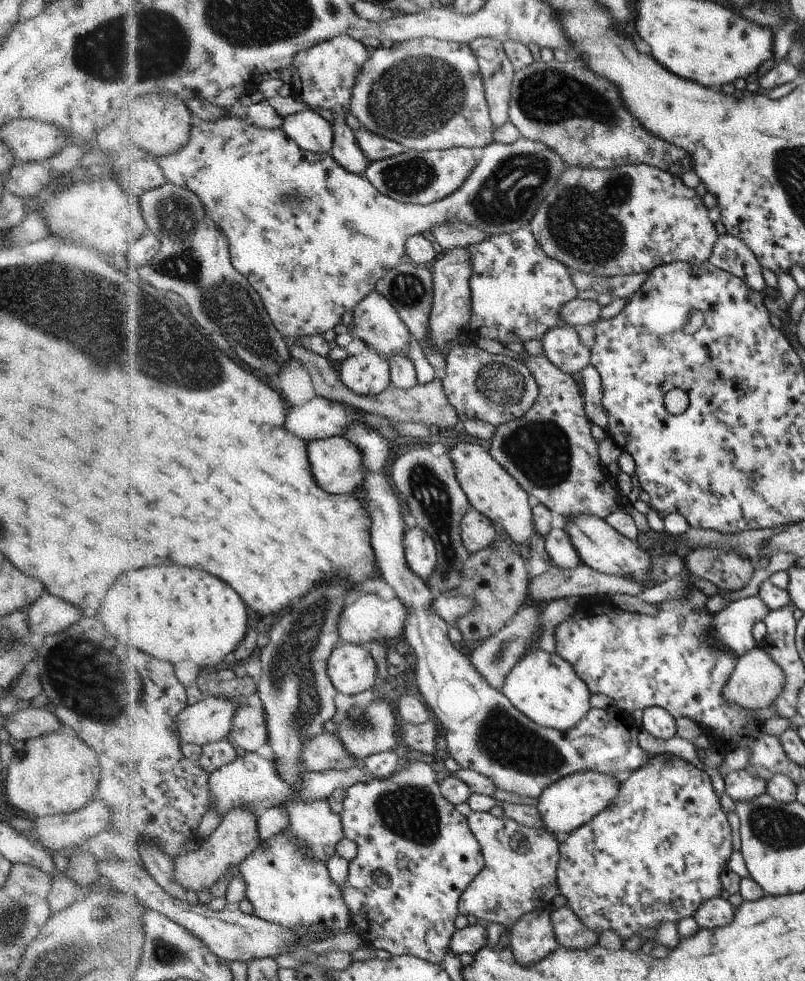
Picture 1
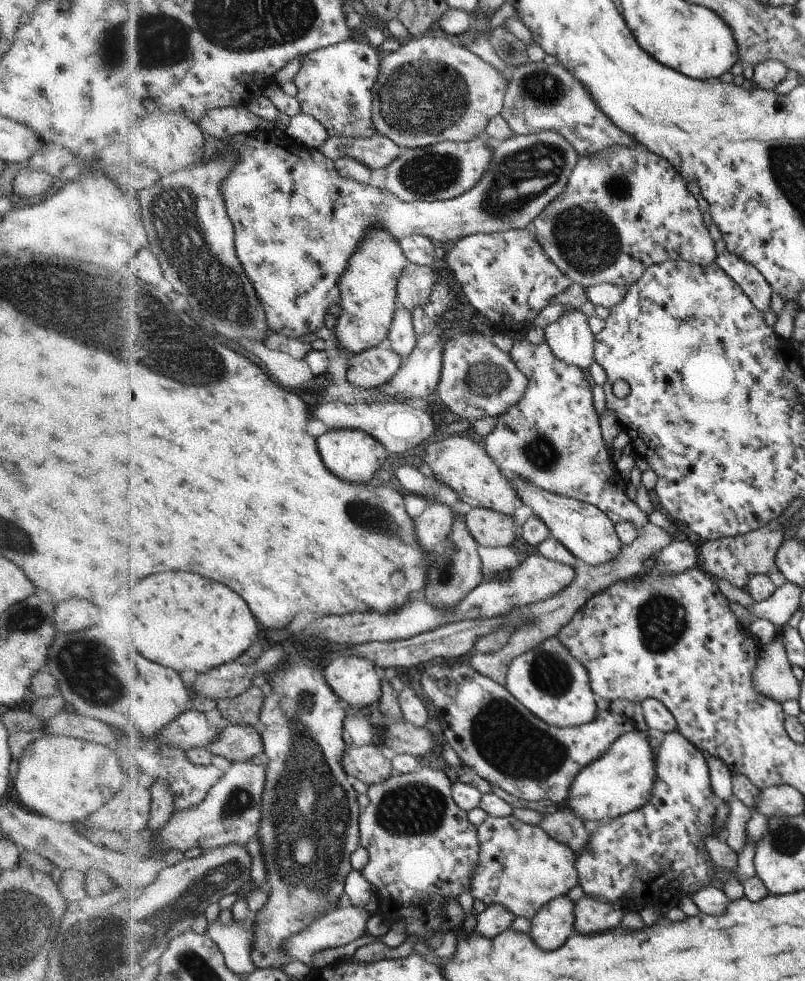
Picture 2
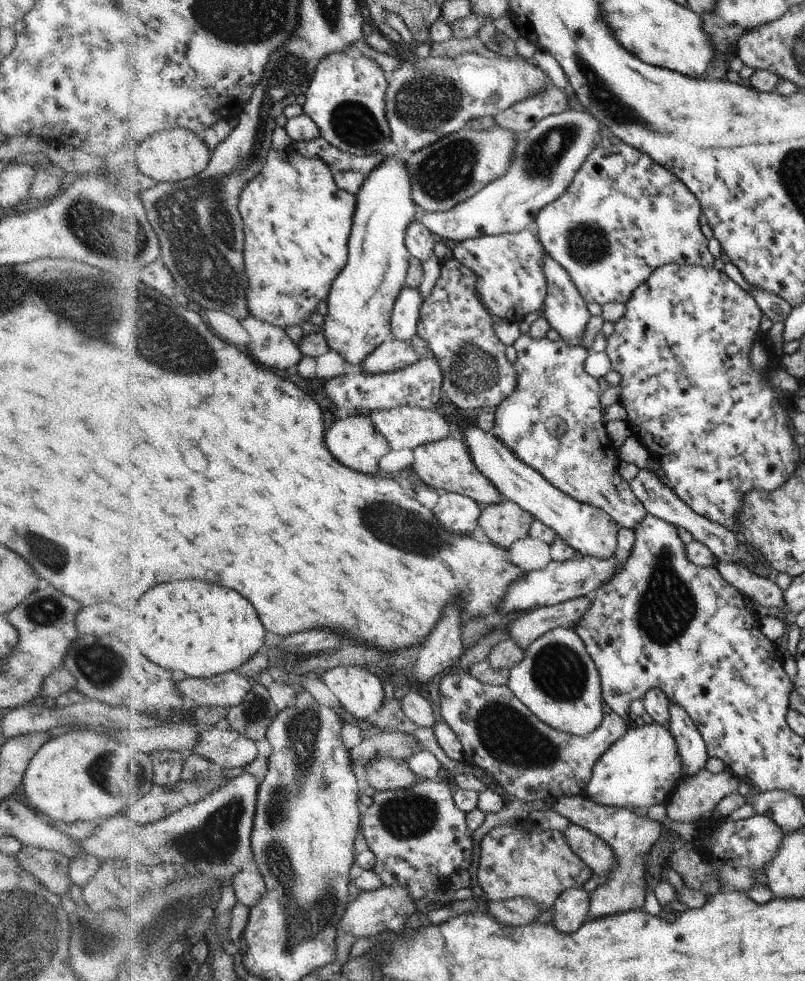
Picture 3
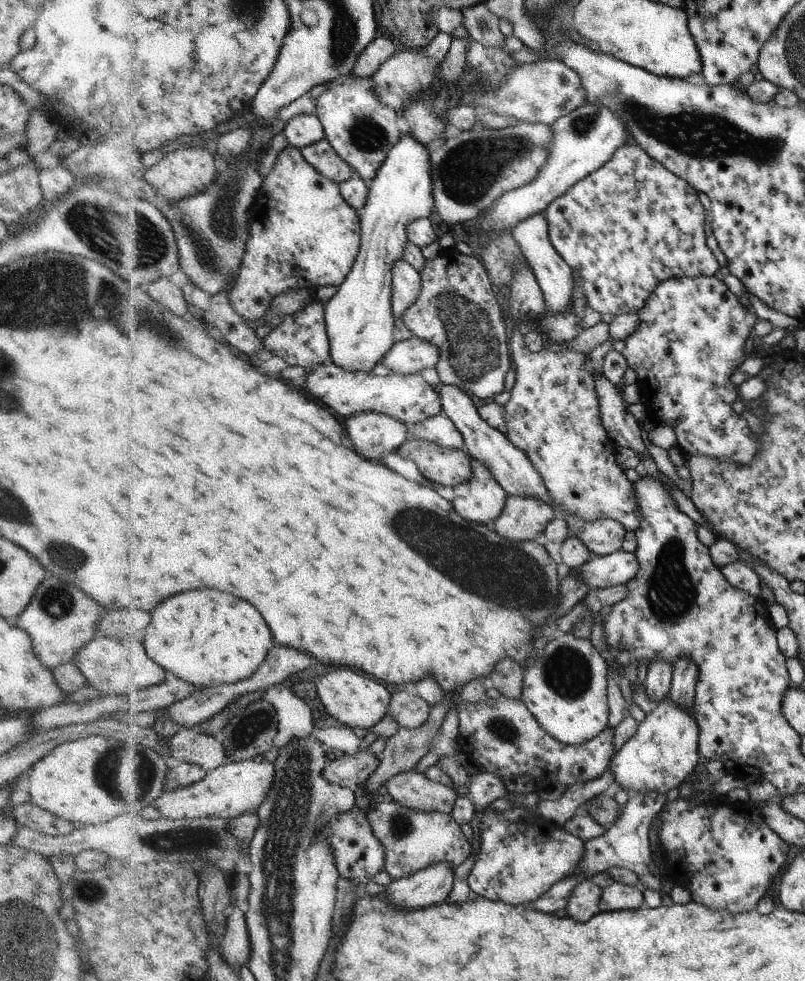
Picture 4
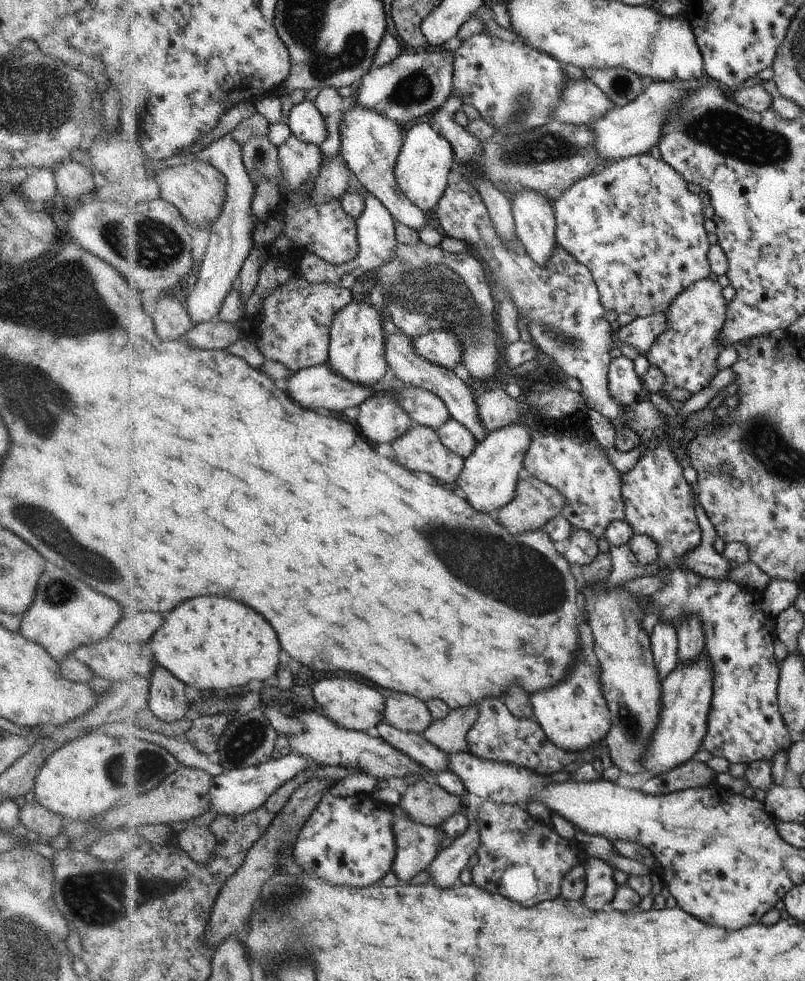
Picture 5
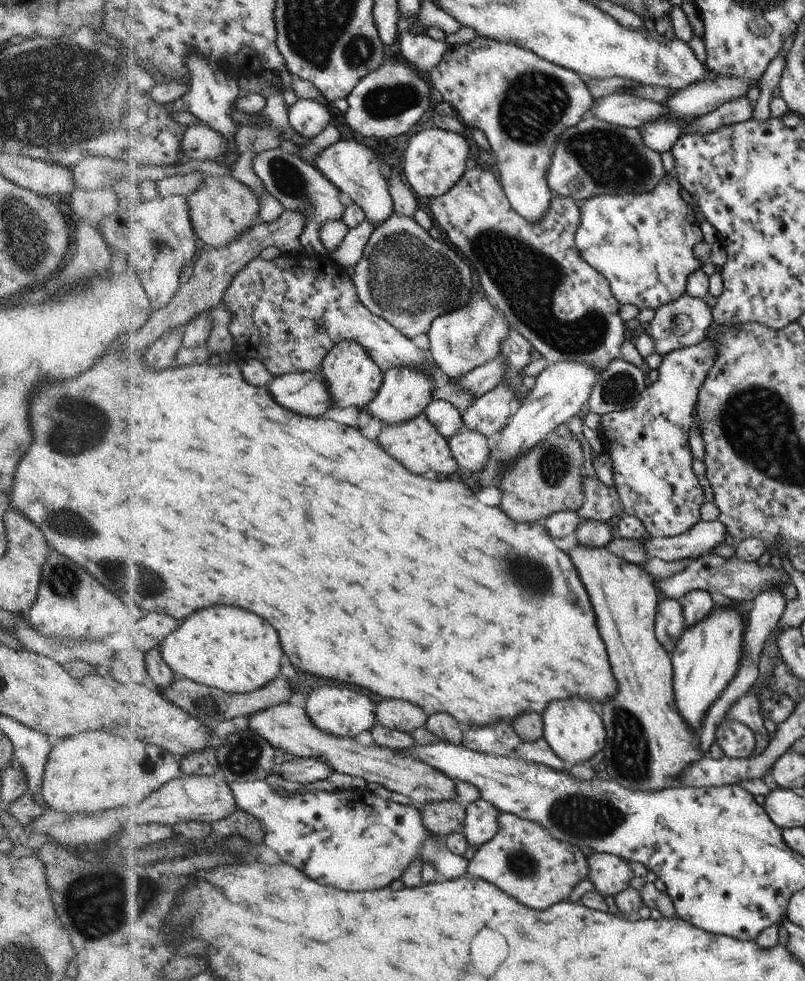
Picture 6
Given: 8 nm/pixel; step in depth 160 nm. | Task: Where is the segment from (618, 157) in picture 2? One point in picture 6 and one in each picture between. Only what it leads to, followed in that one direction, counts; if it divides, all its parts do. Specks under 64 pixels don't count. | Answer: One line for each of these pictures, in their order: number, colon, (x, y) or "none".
3: (625, 216)
4: (624, 229)
5: (636, 226)
6: (642, 244)

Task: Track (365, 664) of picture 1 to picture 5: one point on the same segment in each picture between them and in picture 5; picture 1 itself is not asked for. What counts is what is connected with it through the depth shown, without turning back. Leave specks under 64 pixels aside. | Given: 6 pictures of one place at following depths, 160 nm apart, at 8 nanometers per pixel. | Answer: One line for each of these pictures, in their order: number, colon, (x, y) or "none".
2: (353, 677)
3: (358, 690)
4: (355, 699)
5: (353, 704)

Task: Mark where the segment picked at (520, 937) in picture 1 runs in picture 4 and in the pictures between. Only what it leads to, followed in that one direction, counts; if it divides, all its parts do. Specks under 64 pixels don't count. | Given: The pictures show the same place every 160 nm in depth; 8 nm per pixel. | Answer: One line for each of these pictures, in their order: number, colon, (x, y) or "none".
2: (554, 922)
3: (570, 909)
4: (584, 901)

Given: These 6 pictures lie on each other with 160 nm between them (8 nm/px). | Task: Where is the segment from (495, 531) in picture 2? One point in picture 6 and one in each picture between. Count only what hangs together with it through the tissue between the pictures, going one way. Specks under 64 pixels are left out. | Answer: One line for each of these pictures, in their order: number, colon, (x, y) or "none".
3: (505, 523)
4: (524, 519)
5: (535, 503)
6: (549, 479)

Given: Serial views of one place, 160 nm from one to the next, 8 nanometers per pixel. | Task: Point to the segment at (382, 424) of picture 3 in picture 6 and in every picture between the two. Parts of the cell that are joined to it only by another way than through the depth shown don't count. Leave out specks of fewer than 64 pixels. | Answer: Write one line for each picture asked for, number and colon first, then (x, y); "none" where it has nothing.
4: (440, 430)
5: (459, 439)
6: (470, 450)

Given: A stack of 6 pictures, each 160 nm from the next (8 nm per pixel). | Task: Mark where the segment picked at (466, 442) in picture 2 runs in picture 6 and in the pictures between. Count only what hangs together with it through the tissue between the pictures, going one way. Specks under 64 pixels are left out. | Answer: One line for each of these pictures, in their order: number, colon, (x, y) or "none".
3: (448, 464)
4: (451, 467)
5: (421, 449)
6: (419, 445)

